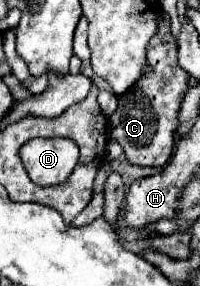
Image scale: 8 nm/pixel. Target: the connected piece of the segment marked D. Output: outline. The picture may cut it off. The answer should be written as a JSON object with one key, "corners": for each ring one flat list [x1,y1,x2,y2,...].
{"corners":[[31,139,19,151,21,161,37,185,63,183,79,161,79,147,71,139]]}

